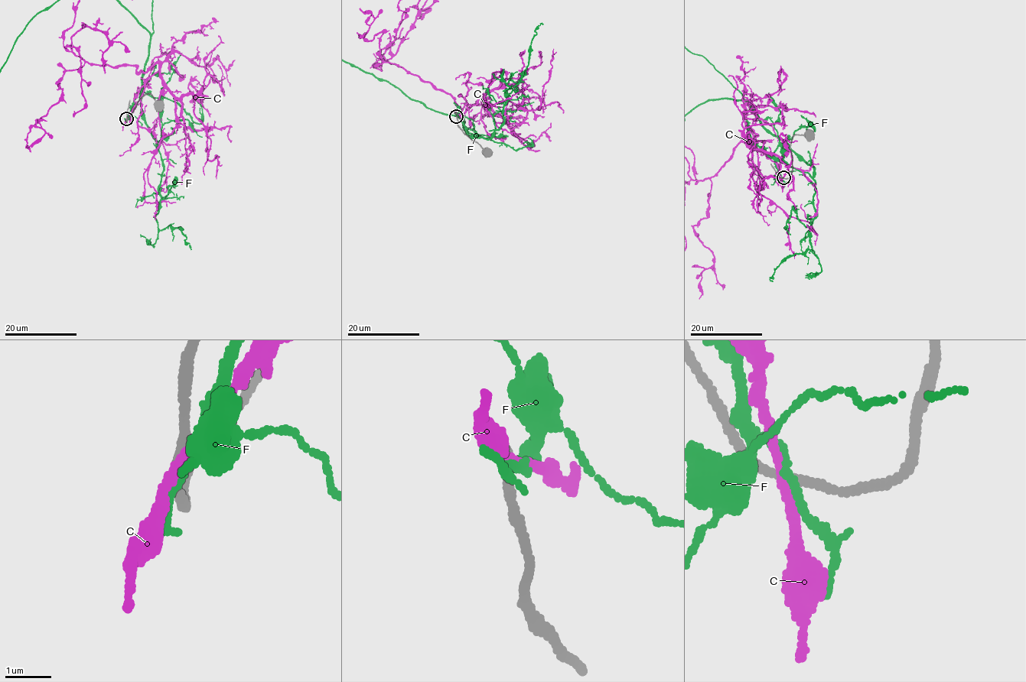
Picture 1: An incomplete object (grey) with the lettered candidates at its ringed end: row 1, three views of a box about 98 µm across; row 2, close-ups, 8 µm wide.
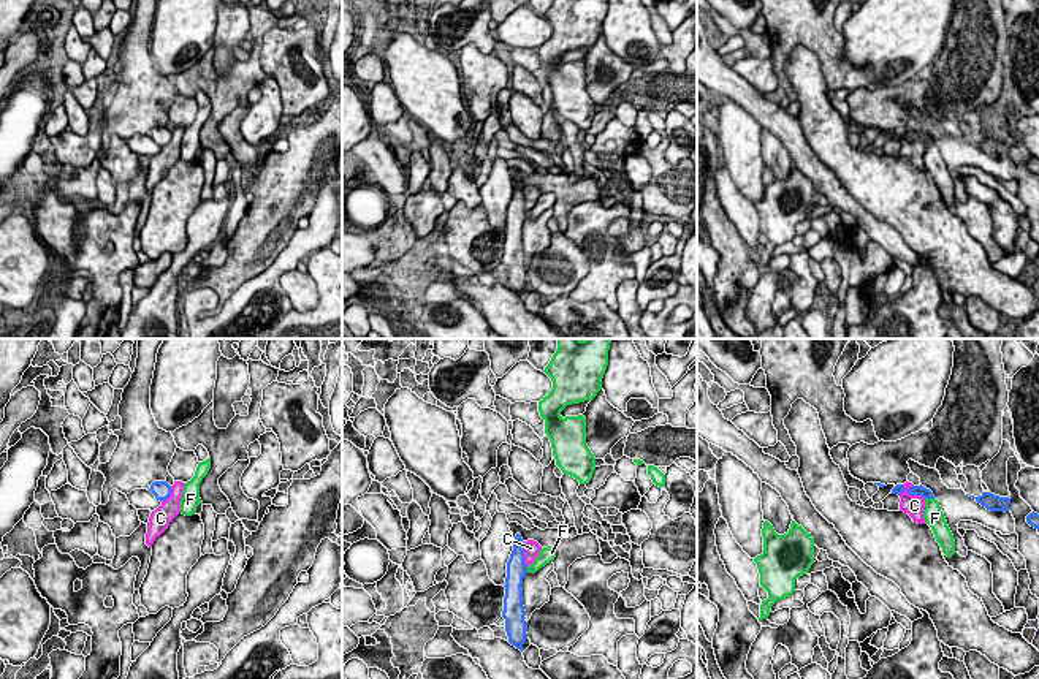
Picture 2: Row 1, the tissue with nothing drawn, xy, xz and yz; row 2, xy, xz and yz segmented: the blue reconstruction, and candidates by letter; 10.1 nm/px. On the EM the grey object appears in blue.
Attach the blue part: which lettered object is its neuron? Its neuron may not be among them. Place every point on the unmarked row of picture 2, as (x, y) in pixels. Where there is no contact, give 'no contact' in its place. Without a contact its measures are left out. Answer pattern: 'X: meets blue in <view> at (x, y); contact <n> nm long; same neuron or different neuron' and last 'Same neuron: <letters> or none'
C: meets blue in yz at (911, 140); contact 280 nm long; different neuron
F: meets blue in yz at (930, 143); contact 100 nm long; different neuron
Same neuron: none

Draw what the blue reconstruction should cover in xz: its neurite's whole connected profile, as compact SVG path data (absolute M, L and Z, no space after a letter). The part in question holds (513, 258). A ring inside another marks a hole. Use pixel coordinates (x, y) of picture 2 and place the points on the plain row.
M516 179L513 196L507 207L505 242L502 263L508 288L523 298L523 290L529 283L539 294L556 294L573 291L589 274L589 260L584 252L564 233L553 233L550 247L535 255L526 267L523 252L523 223L527 218L524 209L523 184Z

